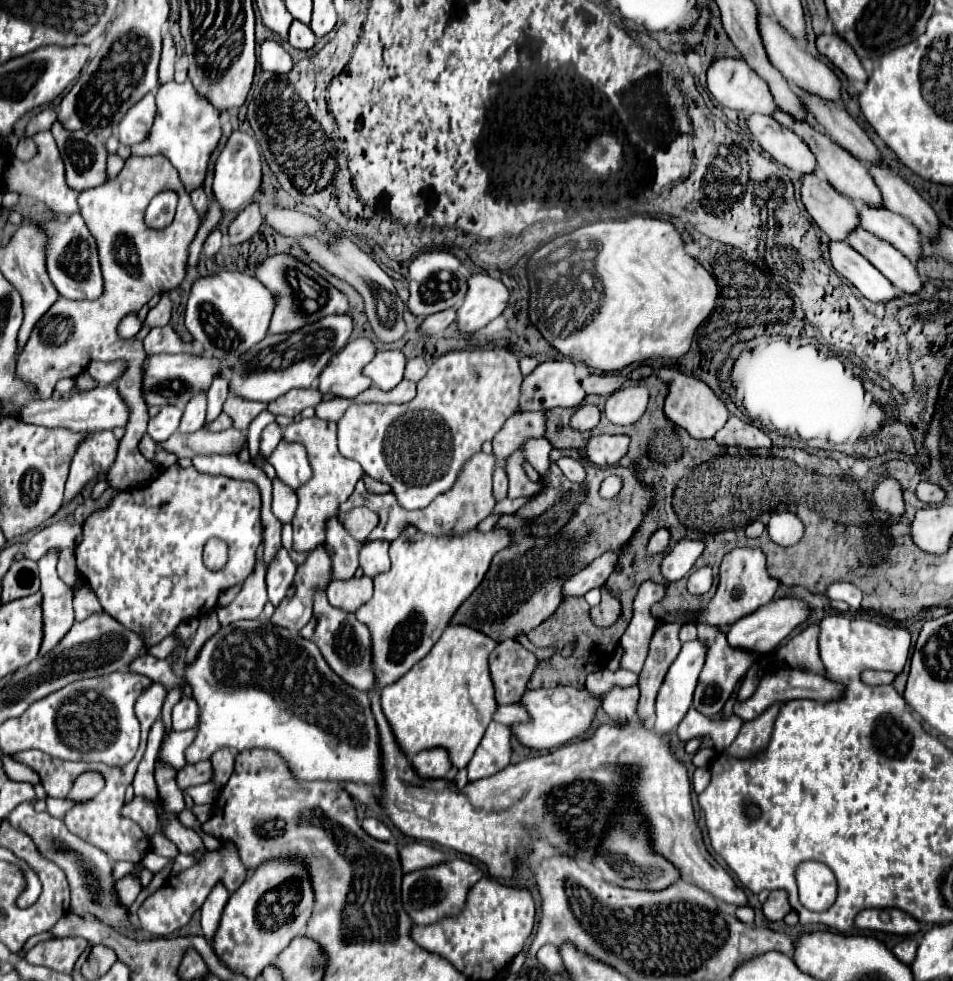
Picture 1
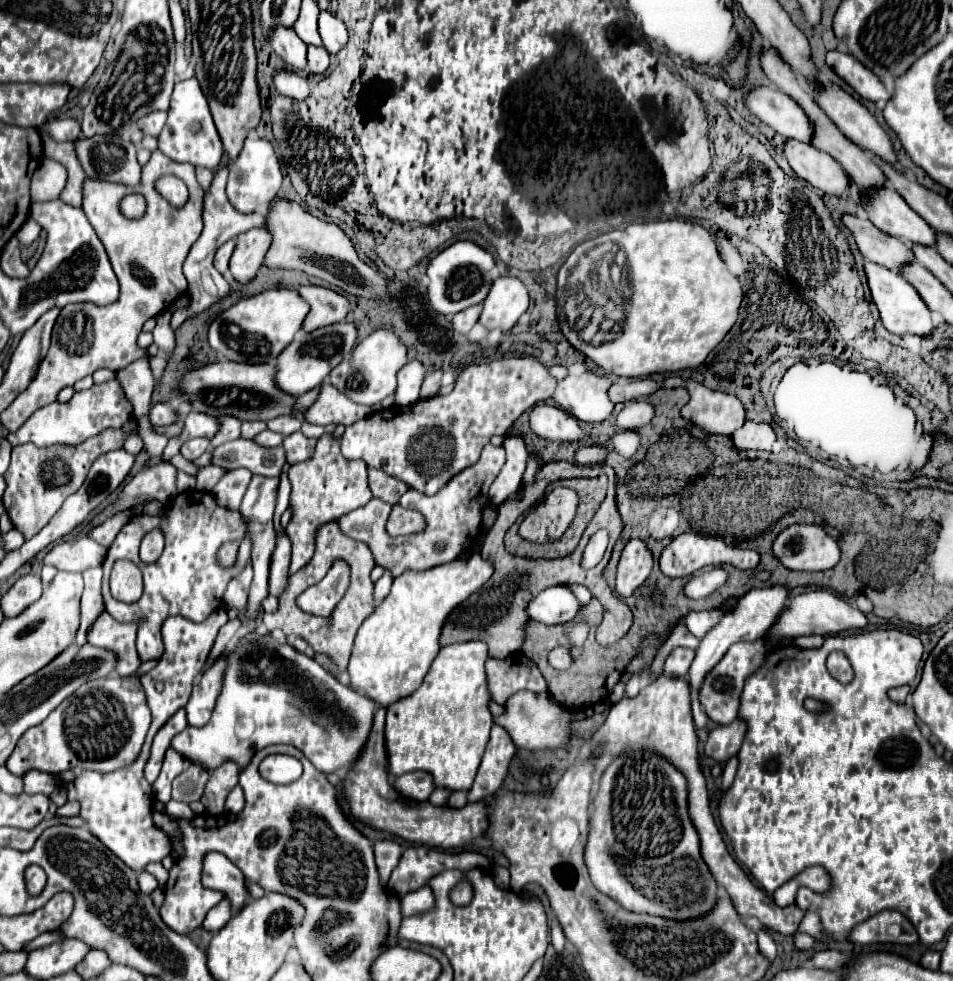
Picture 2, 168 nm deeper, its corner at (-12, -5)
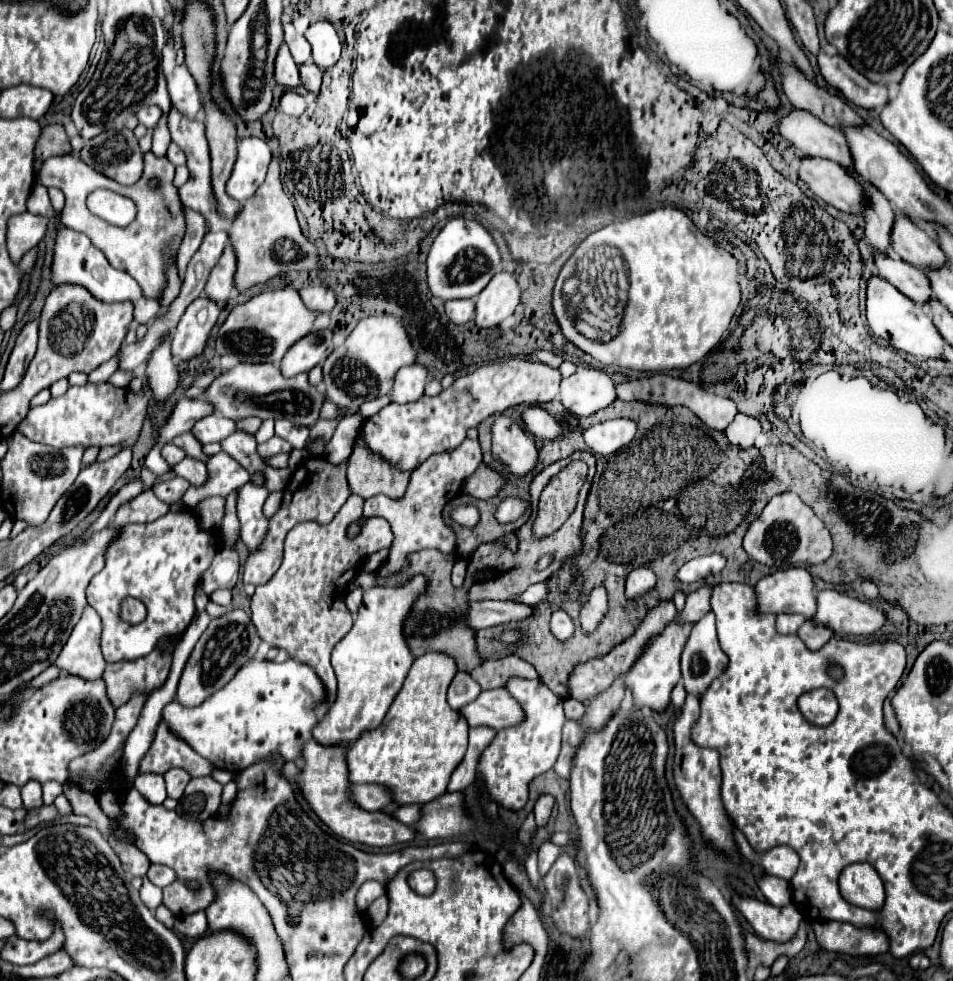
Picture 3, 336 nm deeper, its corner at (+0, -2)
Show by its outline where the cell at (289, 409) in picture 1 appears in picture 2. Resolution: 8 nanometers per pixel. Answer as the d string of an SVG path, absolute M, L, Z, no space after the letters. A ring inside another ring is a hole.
M322 384L320 386L320 398L316 400L316 404L312 404L306 410L304 420L312 422L312 424L342 424L342 426L350 426L354 424L354 420L362 420L362 416L370 416L374 410L372 406L362 406L352 402L348 396L344 396L342 392L338 392L332 384Z

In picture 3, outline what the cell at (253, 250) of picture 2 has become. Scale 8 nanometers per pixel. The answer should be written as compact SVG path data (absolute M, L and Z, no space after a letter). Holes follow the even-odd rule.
M228 243L218 265L210 273L204 293L210 295L210 299L214 299L214 301L224 303L226 299L230 299L236 293L234 273L236 273L236 253L234 253L234 247Z

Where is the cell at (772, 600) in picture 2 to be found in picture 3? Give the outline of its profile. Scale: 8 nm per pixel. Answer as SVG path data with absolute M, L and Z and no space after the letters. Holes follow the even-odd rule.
M790 567L782 571L774 571L766 577L762 577L754 585L754 595L756 595L756 613L758 615L778 615L778 613L800 613L804 617L810 617L816 609L814 601L814 581L812 575L802 569L802 567Z

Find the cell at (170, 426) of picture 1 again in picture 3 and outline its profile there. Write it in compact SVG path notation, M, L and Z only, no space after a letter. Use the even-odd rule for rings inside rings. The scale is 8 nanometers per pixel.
M218 413L206 415L196 425L192 427L192 435L204 445L204 443L214 443L226 439L230 433L236 431L236 423L230 421L228 417L222 417Z

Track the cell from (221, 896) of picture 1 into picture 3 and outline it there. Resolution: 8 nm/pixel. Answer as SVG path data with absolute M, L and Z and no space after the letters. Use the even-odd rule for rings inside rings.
M196 911L192 915L178 917L174 921L174 929L182 935L188 935L188 937L202 937L208 931L208 921L206 921L204 911Z

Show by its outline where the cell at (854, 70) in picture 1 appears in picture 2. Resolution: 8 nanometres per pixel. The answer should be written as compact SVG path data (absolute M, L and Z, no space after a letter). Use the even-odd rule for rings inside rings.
M838 50L828 52L826 56L826 64L848 84L852 86L864 100L870 102L878 102L878 100L890 100L888 90L884 88L884 84L880 82L878 76L874 76L866 66L858 64L858 60L854 60L854 56L850 54L842 54Z

